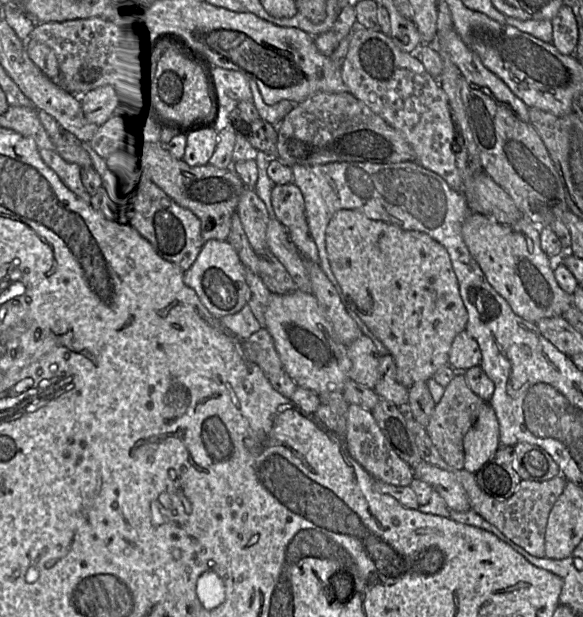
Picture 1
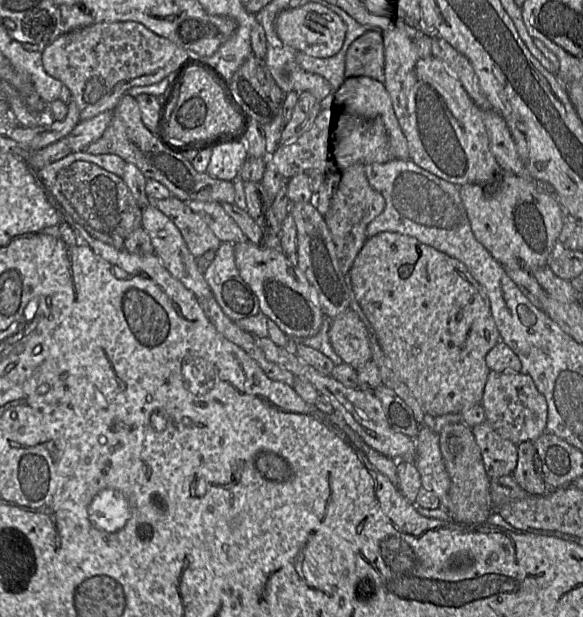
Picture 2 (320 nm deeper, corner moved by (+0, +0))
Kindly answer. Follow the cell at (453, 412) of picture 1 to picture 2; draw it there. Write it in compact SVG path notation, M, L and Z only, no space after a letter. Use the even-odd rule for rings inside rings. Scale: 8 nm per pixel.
M487 421L471 429L488 477L512 475L517 466L517 445L503 438Z

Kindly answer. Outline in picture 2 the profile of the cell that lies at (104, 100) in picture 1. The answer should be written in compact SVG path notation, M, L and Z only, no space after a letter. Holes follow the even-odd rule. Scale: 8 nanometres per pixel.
M106 111L97 116L81 120L67 137L72 152L83 152L93 142L99 140L113 119L113 111Z

